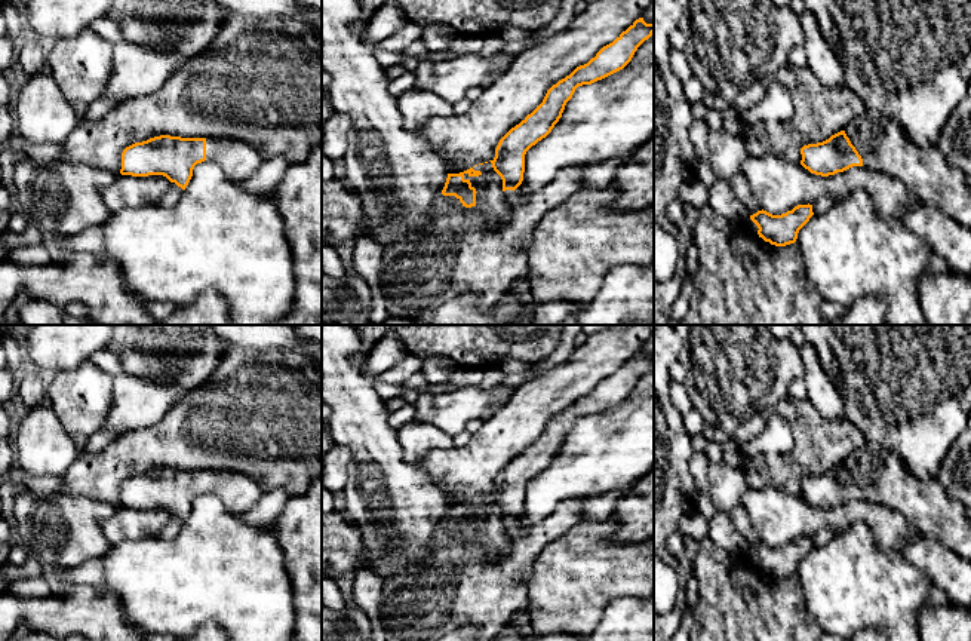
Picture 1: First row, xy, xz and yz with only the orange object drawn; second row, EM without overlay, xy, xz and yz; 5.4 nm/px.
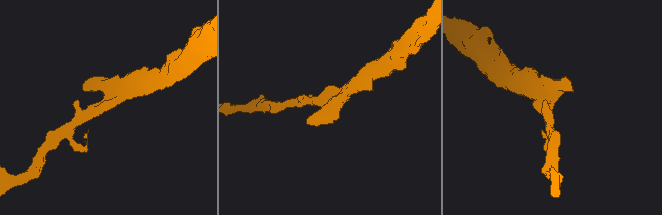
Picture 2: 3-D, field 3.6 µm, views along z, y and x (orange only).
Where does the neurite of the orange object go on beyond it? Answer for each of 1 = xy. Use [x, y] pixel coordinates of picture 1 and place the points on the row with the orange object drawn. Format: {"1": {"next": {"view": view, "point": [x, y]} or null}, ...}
{"1": {"next": null}}

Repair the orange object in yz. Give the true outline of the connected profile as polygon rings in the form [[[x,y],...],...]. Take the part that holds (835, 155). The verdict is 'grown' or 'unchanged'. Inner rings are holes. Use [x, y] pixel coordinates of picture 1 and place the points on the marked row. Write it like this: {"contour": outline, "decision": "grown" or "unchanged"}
{"contour": [[[845,131],[832,135],[823,142],[803,145],[801,154],[801,165],[811,174],[821,177],[844,172],[852,166],[863,166],[863,159]]], "decision": "unchanged"}

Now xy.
{"contour": [[[160,135],[126,147],[122,153],[122,175],[163,175],[185,190],[193,169],[206,160],[206,138]]], "decision": "unchanged"}

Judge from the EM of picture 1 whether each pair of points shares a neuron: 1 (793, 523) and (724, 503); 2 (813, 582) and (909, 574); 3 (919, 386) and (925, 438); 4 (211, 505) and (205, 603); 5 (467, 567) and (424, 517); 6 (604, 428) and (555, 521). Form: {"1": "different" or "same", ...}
{"1": "different", "2": "same", "3": "same", "4": "same", "5": "different", "6": "different"}

